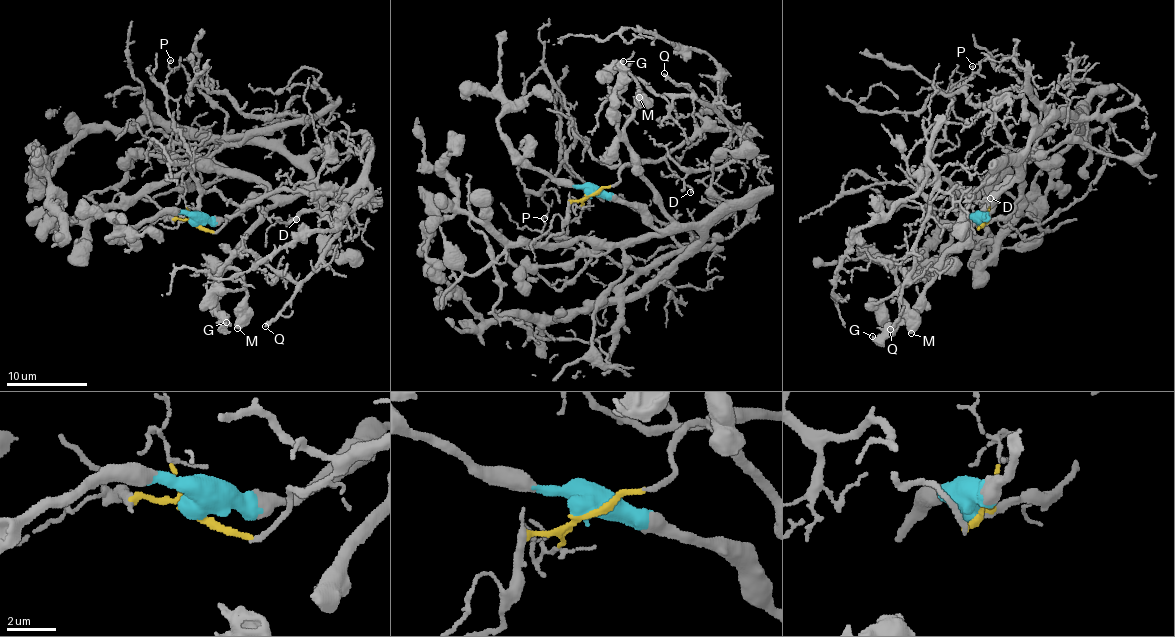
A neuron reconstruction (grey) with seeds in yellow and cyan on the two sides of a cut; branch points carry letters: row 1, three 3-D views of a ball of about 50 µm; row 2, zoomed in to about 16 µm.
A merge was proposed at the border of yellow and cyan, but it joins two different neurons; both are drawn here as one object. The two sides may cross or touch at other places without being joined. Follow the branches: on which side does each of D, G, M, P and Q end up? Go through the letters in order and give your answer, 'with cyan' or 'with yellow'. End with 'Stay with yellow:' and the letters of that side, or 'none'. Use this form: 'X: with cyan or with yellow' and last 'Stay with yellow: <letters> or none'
D: with yellow
G: with cyan
M: with cyan
P: with yellow
Q: with yellow
Stay with yellow: D, P, Q

